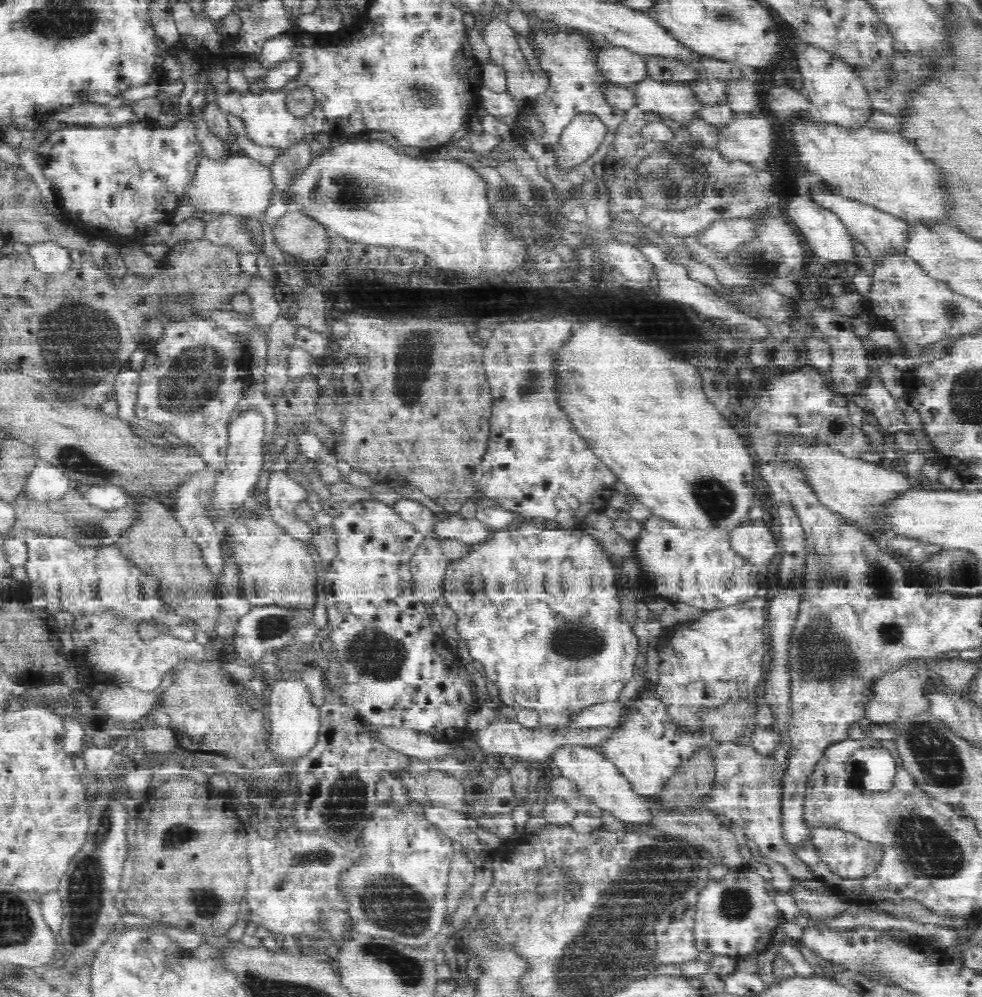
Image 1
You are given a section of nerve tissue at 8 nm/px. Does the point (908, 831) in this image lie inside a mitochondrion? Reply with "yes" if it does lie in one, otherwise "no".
yes

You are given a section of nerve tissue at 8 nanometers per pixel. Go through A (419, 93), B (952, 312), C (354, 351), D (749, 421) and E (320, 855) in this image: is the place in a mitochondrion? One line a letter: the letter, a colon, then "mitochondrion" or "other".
A: mitochondrion
B: mitochondrion
C: other
D: other
E: mitochondrion

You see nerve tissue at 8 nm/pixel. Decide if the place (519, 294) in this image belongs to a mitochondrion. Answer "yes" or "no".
no

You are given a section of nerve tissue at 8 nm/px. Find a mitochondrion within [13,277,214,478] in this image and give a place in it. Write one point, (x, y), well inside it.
(79, 343)

